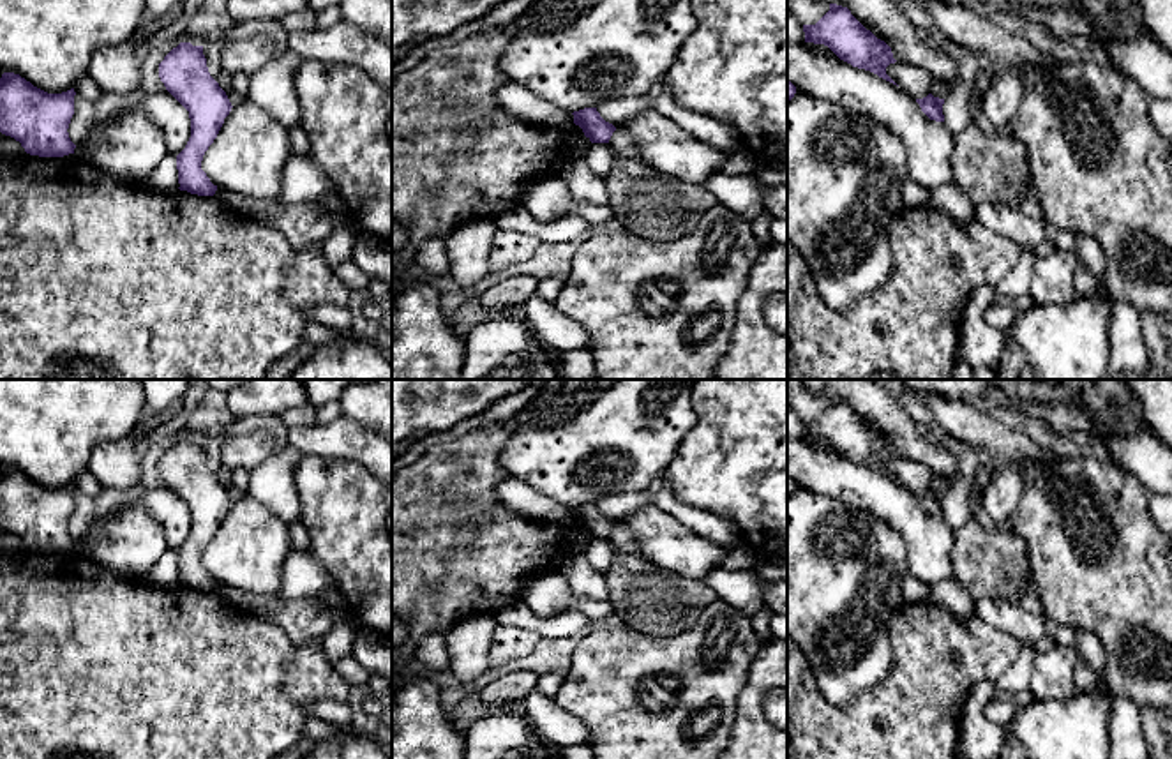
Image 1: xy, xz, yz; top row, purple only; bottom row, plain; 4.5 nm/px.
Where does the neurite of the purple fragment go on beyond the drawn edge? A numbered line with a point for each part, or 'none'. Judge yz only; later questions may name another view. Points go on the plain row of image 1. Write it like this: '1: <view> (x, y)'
none

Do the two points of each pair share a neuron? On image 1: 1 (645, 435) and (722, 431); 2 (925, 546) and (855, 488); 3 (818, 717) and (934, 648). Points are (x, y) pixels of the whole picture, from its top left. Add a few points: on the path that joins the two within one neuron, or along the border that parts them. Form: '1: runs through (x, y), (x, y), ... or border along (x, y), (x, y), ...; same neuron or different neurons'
1: border along (691, 398), (696, 424), (666, 468); different neurons
2: runs through (911, 526), (874, 493); same neuron
3: runs through (848, 717), (867, 717), (906, 678); same neuron

